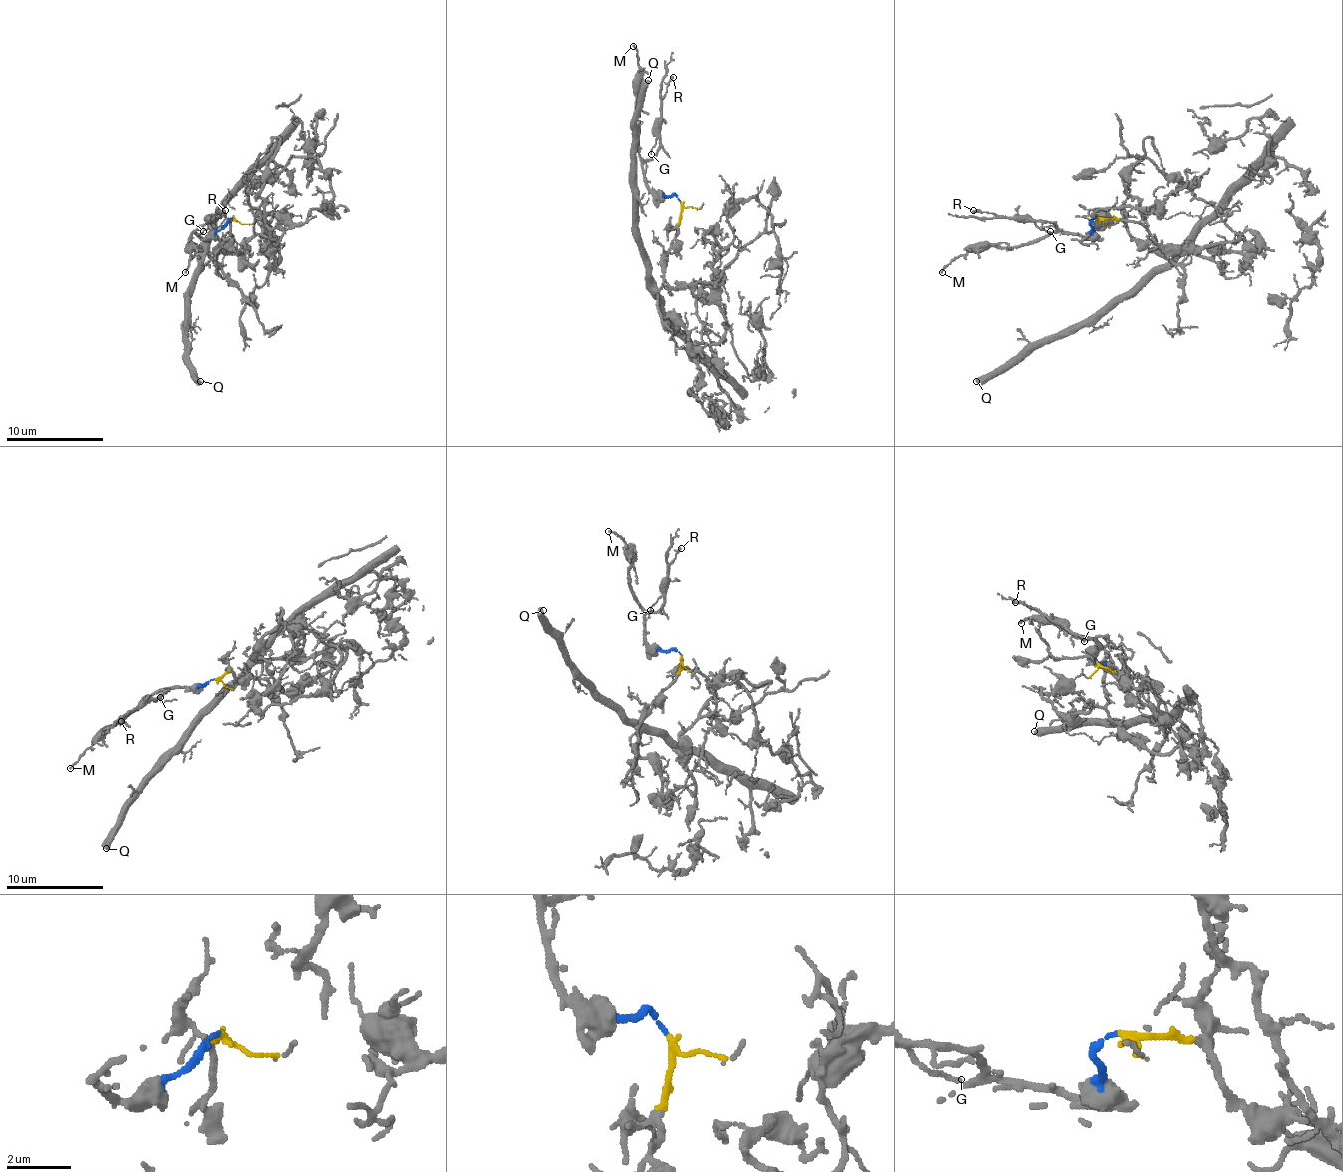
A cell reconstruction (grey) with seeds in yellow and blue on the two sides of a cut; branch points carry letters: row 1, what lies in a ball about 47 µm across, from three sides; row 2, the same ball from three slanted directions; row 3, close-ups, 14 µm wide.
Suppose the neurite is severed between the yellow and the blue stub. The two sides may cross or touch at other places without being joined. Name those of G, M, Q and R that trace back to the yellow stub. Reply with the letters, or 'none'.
Q

